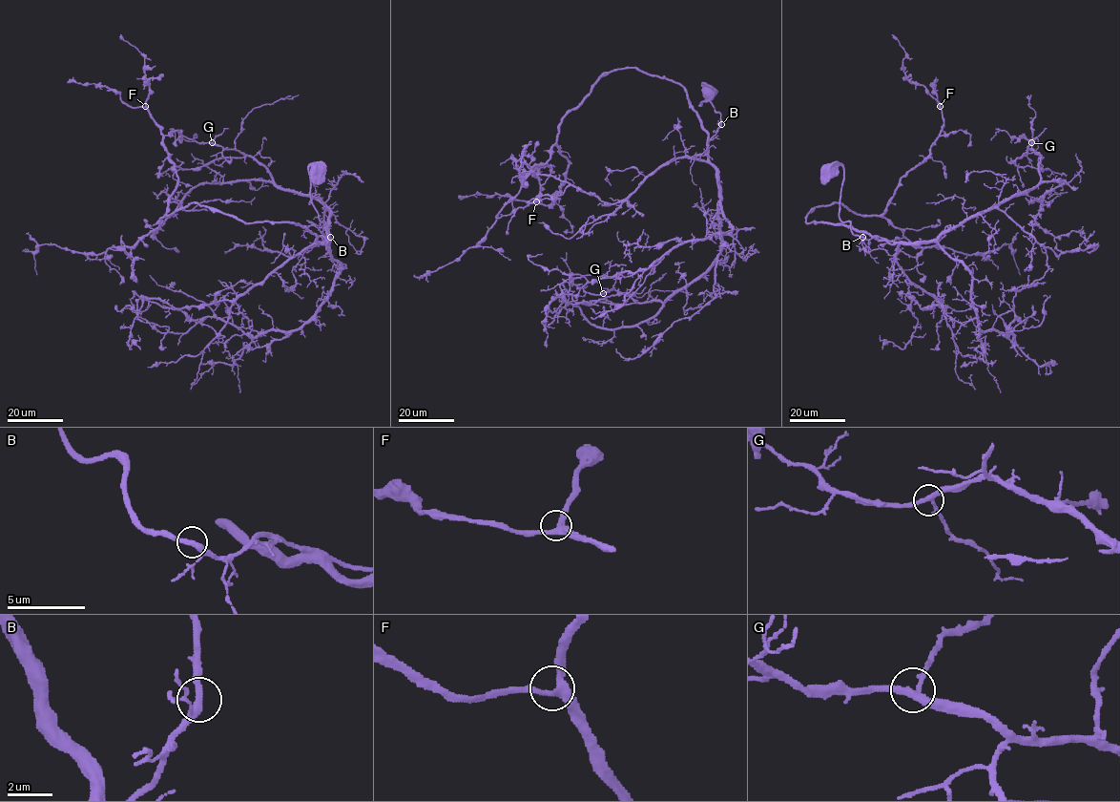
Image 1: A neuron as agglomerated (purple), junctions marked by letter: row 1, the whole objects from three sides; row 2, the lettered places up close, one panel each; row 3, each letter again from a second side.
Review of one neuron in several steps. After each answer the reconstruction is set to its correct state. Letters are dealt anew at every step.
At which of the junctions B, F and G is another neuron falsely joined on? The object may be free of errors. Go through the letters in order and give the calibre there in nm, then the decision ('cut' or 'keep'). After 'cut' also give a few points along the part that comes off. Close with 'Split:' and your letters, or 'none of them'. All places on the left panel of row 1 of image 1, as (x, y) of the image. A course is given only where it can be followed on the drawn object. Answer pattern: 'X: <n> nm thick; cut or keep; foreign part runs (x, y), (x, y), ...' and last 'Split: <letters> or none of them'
B: 280 nm thick; keep
F: 280 nm thick; keep
G: 280 nm thick; keep
Split: none of them

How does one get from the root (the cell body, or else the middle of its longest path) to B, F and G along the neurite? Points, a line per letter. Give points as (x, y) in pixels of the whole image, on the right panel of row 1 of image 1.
B: (831, 171), (839, 165), (843, 170), (839, 218), (850, 223), (854, 234), (862, 237)
F: (831, 171), (843, 170), (839, 218), (877, 237), (806, 218), (835, 203), (882, 214), (929, 153), (940, 106)
G: (831, 171), (842, 168), (839, 218), (854, 234), (930, 242), (1032, 190), (1040, 156), (1031, 142)

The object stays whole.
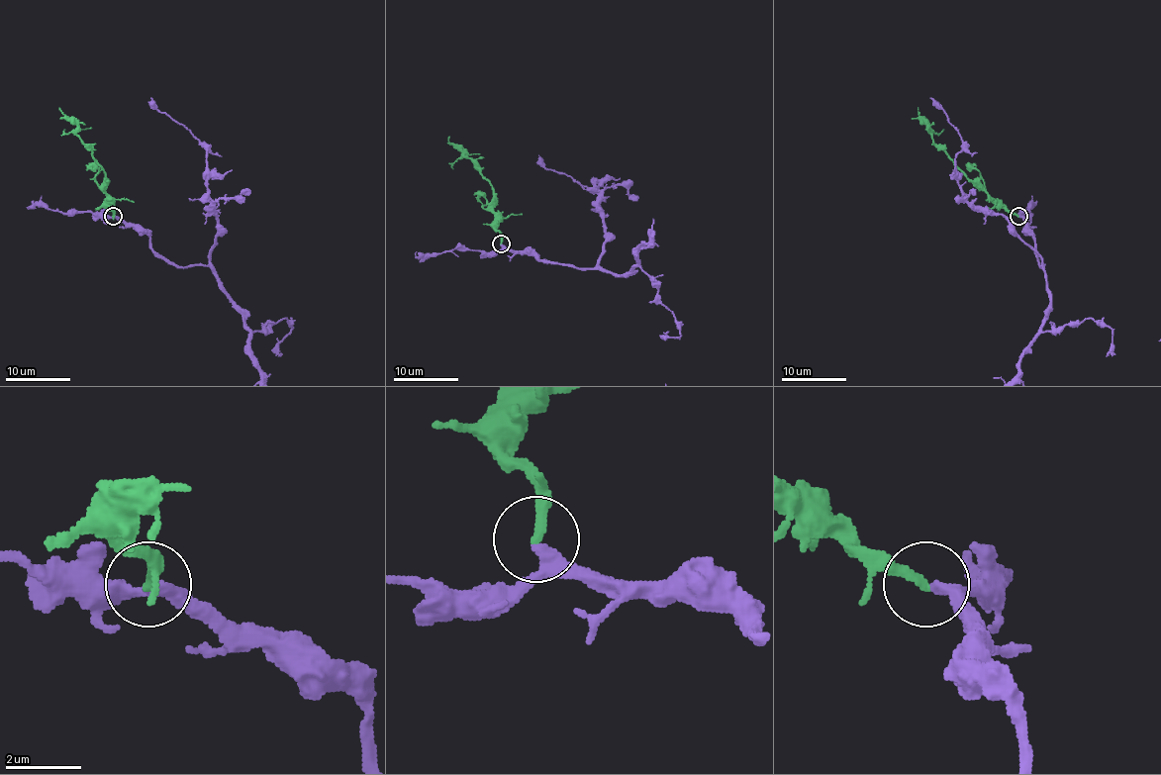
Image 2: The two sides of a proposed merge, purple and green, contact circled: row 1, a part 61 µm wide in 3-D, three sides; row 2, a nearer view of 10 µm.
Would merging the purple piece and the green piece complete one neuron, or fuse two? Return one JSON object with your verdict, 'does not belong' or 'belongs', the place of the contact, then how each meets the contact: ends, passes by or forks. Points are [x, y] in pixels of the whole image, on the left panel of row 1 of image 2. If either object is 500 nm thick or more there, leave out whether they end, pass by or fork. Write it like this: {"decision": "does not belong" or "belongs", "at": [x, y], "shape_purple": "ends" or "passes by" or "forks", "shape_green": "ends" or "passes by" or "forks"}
{"decision": "belongs", "at": [113, 216], "shape_purple": "passes by", "shape_green": "ends"}

